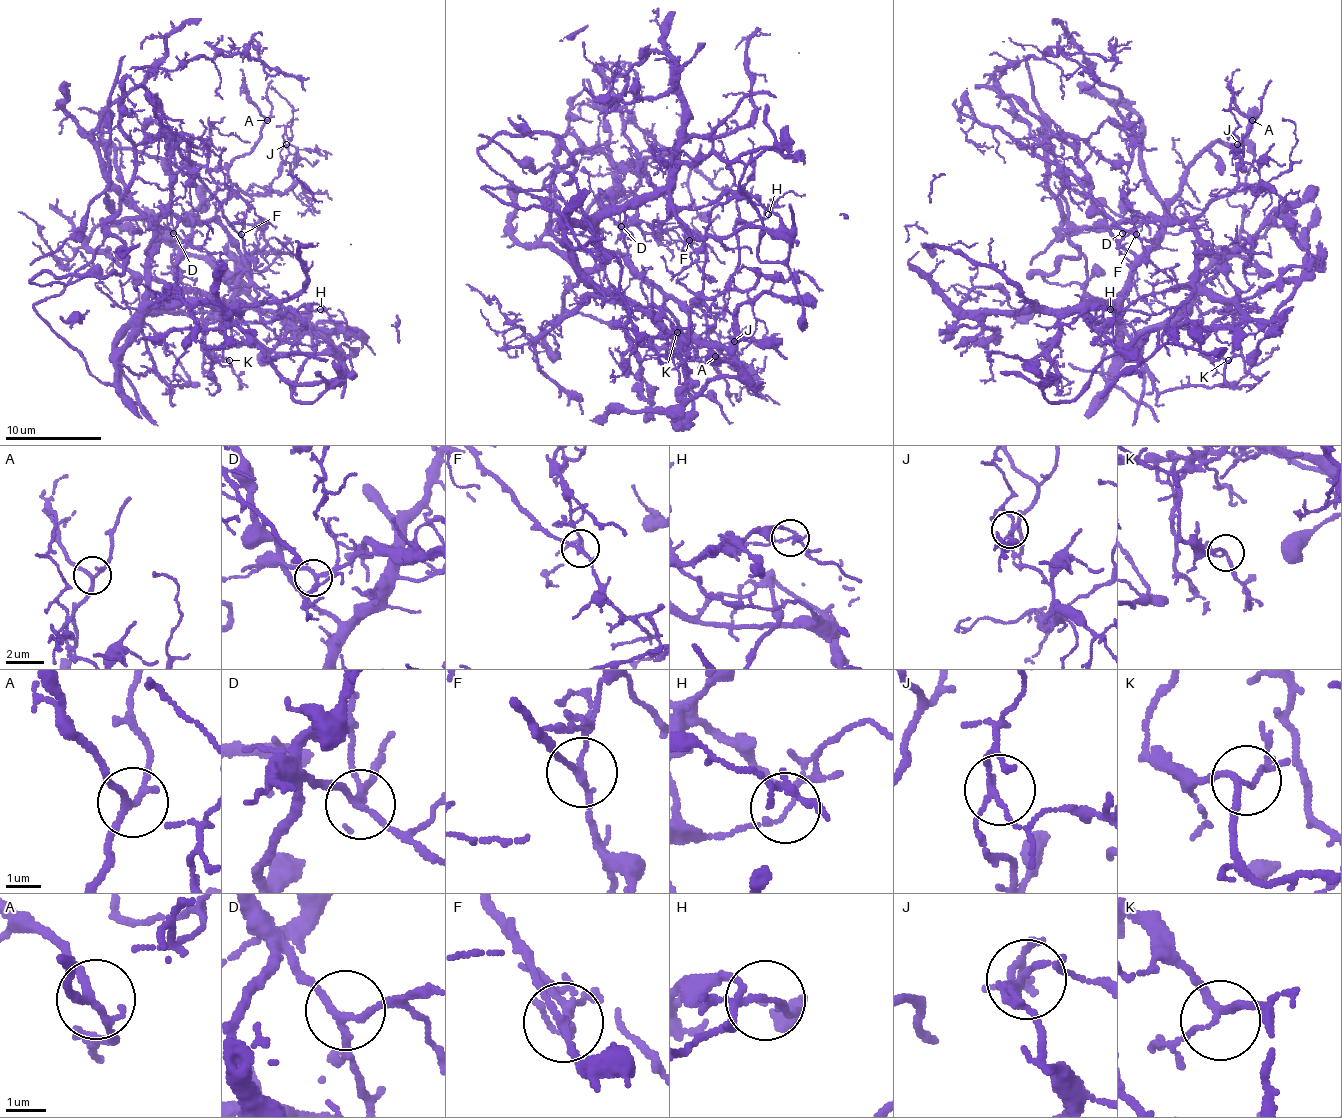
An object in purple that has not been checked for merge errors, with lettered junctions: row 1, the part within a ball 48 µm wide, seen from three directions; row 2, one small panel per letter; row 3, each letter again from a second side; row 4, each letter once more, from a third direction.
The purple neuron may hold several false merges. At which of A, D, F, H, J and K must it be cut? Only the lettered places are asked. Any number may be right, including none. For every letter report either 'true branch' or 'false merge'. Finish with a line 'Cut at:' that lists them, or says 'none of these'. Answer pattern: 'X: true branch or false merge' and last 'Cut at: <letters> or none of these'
A: true branch
D: true branch
F: false merge
H: false merge
J: true branch
K: true branch
Cut at: F, H

